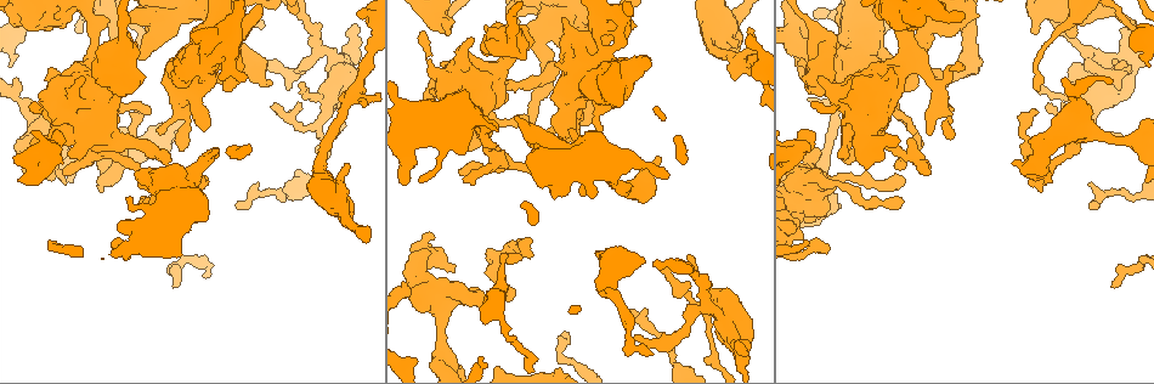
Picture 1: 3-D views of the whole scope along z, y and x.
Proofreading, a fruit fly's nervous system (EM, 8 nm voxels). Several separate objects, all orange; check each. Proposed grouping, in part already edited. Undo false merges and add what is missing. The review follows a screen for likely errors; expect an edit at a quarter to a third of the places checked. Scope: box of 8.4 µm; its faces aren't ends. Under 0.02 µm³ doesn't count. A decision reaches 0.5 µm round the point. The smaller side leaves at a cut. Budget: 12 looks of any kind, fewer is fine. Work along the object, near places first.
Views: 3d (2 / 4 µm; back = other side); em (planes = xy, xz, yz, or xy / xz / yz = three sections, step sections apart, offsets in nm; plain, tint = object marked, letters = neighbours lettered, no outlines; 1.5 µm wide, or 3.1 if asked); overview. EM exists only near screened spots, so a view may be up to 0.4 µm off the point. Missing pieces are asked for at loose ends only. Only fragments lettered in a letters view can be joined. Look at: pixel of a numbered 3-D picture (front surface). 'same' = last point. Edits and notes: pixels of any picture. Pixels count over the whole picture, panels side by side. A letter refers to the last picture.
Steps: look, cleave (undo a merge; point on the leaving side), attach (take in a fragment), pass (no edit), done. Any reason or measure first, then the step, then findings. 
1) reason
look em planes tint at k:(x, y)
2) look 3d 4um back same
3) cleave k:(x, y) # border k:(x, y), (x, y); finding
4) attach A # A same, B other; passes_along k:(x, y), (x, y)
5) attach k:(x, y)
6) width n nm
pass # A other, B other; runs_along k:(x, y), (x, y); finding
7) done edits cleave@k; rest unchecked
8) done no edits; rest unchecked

thick end
look em yz step 8 letters at 1:(63, 180)

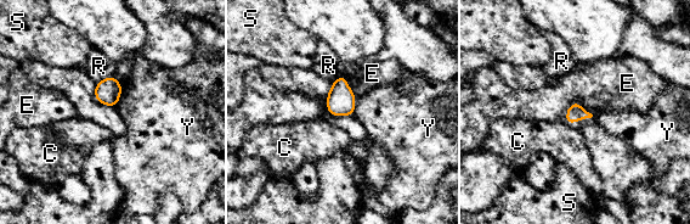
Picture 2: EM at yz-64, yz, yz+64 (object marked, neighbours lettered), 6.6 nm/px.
pass # C other, E other, R other, S other, Y other; border 2:(564, 115), (576, 101), (592, 115); no lettered fragment goes on from it

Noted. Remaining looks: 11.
branch stops here
look 3d 4um at 1:(53, 123)

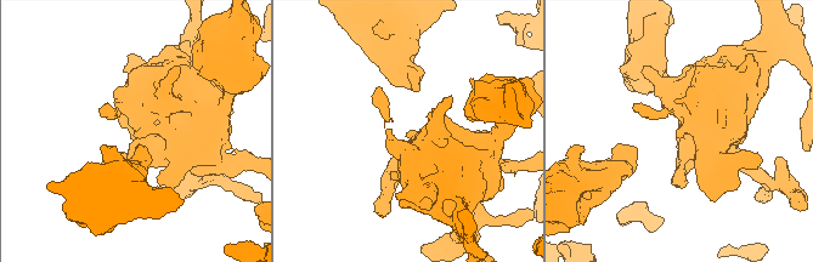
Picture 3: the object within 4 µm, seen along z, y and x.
look em planes letters at 3:(134, 136)

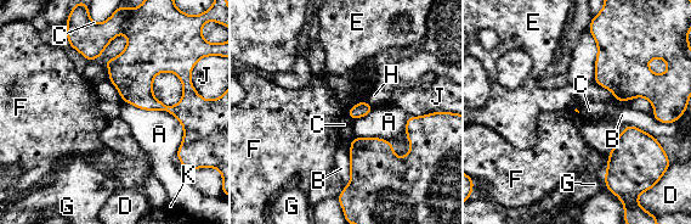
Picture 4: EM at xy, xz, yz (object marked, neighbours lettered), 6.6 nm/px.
pass # A other, B other, C other, D other, E other, F other, G other, H other, J other, K other; none of them fits

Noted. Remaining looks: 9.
an open end
look em planes letters at 1:(534, 123)

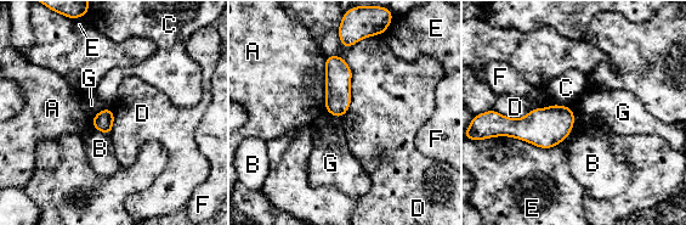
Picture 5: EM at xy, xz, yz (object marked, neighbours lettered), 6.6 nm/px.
pass # A other, B other, C other, D other, E other, F other, G other; border 5:(328, 55), (351, 69), (341, 117); no lettered fragment goes on from it

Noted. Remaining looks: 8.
an open end
look em yz step 4 tint at 1:(345, 166)

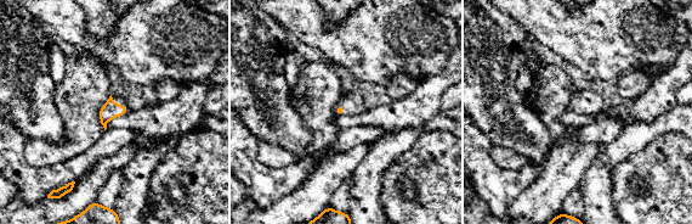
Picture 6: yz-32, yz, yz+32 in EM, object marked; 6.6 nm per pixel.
cut it another way
look em xz step 8 letters same

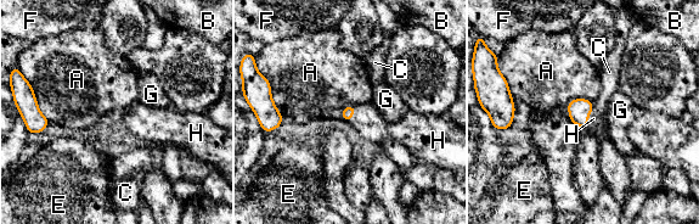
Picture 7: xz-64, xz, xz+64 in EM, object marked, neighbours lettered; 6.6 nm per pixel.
attach H # A other, B other, C other, E other, F other, G other, H same; passes_along 7:(579, 108), (587, 118), (597, 122); the neuron continues

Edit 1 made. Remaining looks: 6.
see it whole again
look overview

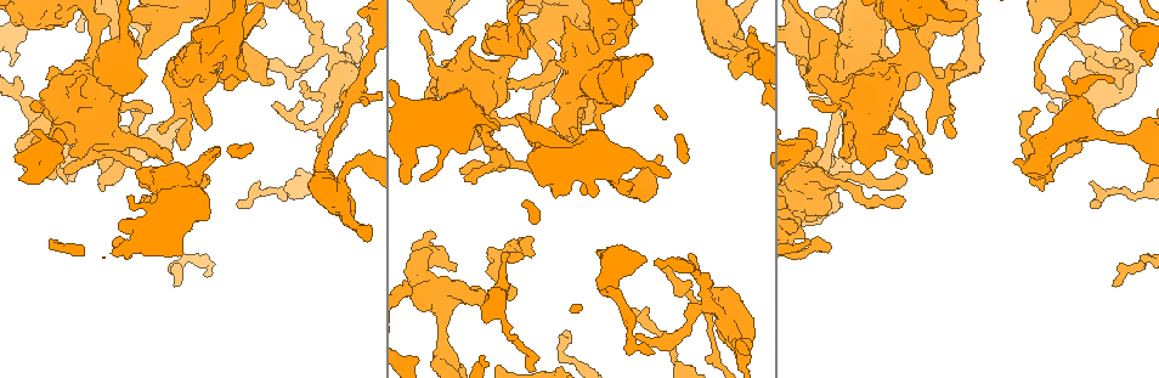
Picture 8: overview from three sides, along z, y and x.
branch stops here
look 3d 4um at 8:(898, 29)

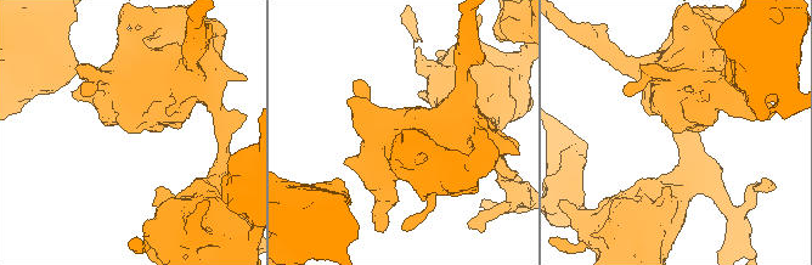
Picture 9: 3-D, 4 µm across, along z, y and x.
look em xz step 4 tint at 9:(131, 128)

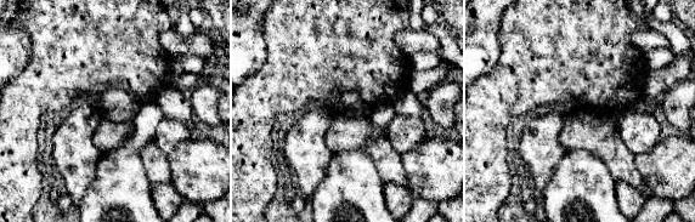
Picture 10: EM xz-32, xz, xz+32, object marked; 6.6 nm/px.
another direction
look em planes letters same

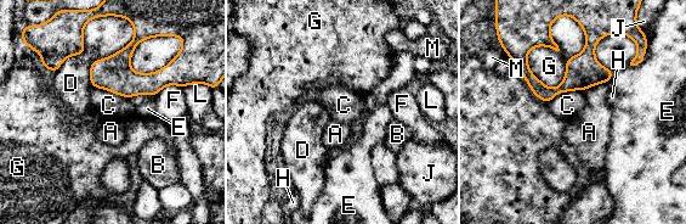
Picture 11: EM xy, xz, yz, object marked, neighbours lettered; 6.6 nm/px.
pass # A other, B other, C other, D other, E other, F other, G other, H other, J other, L other, M other; border 11:(531, 48), (529, 71), (557, 87); none of them fits

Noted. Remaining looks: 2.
done edits attach@7; rest unchecked

